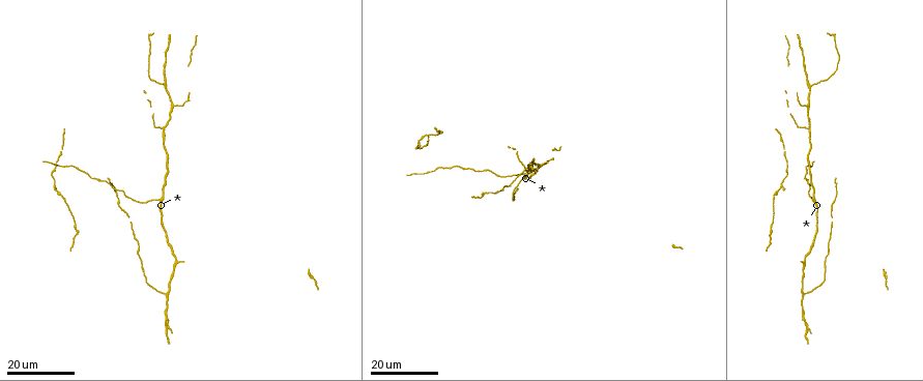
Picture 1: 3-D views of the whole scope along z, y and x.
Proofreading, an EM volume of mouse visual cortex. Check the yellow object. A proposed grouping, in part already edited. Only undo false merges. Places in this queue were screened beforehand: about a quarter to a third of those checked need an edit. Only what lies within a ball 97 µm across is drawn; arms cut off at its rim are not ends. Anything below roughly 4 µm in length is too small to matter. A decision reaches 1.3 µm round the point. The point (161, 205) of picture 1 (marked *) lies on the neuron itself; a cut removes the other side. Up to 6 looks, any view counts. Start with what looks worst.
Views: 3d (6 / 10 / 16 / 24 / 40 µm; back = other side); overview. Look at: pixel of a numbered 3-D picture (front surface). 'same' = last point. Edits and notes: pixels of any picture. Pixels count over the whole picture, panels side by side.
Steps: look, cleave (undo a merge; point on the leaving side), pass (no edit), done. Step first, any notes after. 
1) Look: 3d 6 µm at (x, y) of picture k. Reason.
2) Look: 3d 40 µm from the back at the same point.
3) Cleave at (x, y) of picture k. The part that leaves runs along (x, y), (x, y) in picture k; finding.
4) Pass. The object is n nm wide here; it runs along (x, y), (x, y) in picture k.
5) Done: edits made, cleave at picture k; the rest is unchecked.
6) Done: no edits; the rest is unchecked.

Look: 3d 16 µm at (803, 295) of picture 1. Three-way junction.

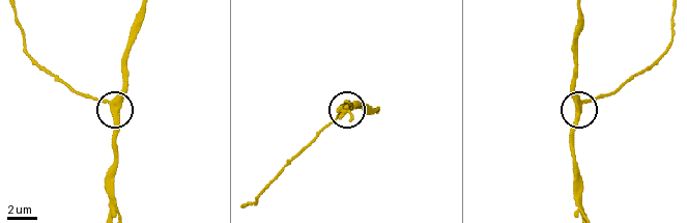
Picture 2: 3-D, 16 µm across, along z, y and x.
Look: 3d 10 µm at (580, 103) of picture 2.

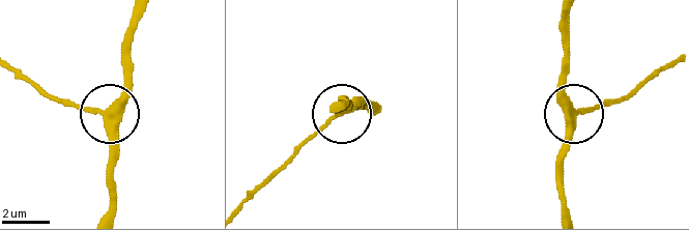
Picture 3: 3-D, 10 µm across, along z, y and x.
Pass. The object is 260 nm wide here; it runs along (143, 15), (128, 50), (128, 92), (111, 121), (111, 173) in picture 3; continuous, no second neuron.

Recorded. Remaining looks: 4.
Look: 3d 16 µm at (811, 128) of picture 1.

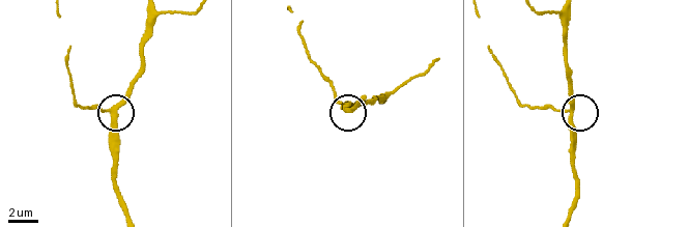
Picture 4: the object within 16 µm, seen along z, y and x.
Look: 3d 10 µm at (338, 104) of picture 4.

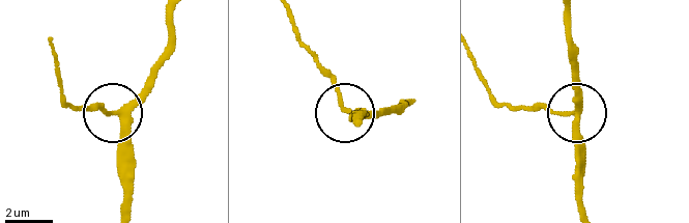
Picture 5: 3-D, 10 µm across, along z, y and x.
Pass. The side arm is 18 µm long; it runs along (125, 210), (123, 126), (102, 110), (86, 108) in picture 5; continuous, no second neuron.

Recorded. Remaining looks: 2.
Look: 3d 24 µm at (808, 105) of picture 1. A fork.

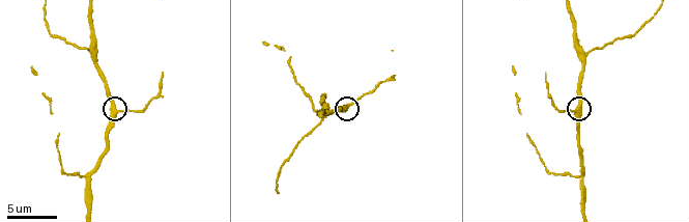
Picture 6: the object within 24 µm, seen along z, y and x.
Look: 3d 10 µm at (116, 110) of picture 6.

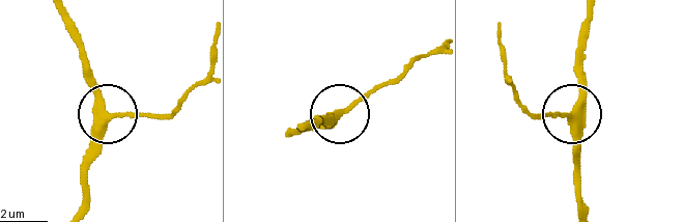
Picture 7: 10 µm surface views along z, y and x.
Pass. The object is 280 nm wide here; it runs along (79, 209), (81, 161), (100, 119), (111, 113), (168, 113) in picture 7; continuous, no second neuron.

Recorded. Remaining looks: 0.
Done: no edits; the rest is unchecked.

